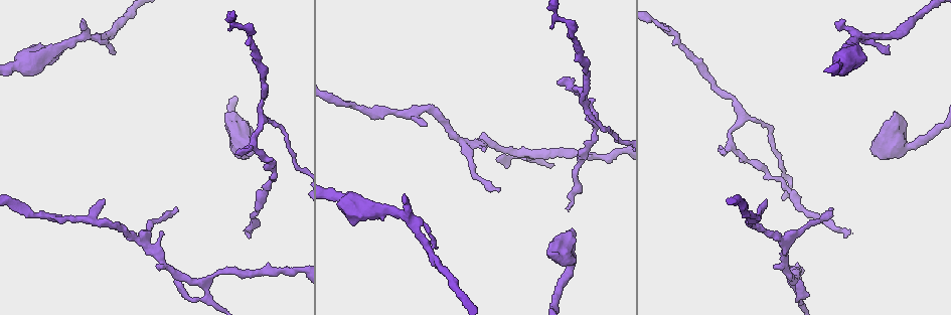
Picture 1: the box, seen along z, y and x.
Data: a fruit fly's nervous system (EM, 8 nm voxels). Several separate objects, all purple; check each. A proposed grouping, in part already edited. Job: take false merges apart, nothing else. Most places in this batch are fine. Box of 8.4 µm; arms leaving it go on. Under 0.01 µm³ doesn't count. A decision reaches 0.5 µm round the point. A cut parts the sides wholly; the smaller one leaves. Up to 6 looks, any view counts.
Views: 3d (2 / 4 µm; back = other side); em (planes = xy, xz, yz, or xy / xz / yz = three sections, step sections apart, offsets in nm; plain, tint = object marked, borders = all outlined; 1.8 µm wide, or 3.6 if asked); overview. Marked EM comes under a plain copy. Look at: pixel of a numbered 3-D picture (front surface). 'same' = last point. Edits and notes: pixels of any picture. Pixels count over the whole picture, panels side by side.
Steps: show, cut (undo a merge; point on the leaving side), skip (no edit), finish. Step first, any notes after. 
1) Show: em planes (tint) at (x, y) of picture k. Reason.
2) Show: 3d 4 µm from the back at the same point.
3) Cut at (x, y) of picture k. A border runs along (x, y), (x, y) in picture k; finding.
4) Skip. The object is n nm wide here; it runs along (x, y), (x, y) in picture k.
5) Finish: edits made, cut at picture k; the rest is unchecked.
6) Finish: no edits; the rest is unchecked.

Show: em xy step 16 (tint) at (901, 145) of picture 1. Branch point.

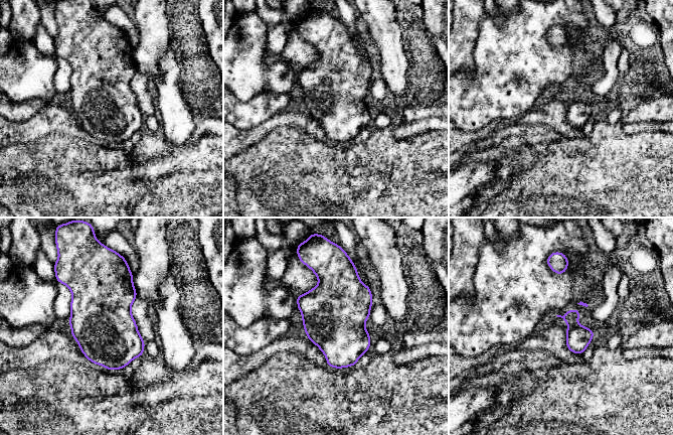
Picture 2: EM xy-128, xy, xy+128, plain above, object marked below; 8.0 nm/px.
Show: em planes (tint) at the same point. Another direction.

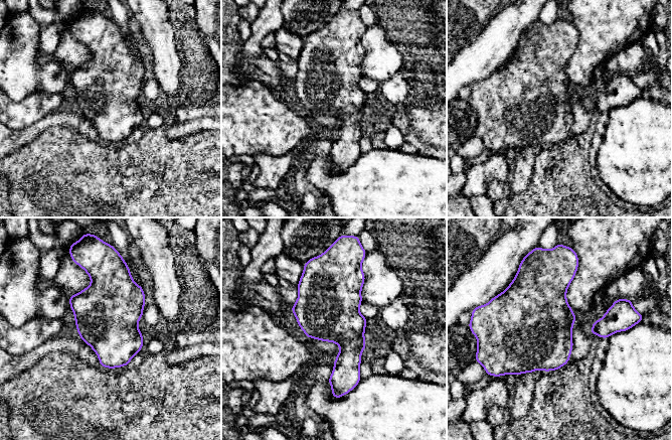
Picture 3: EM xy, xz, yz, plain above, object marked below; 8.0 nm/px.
Skip. The object is 480 nm wide here; continuous, no second neuron.

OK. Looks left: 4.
Show: 3d 4 µm at (271, 178) of picture 1. A narrow waist.

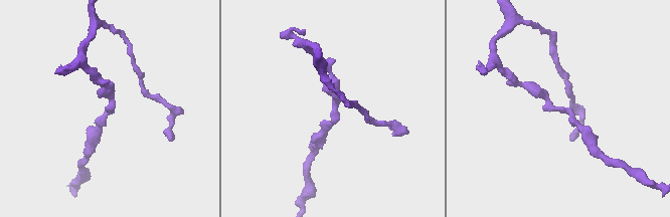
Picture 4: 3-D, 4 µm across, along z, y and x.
Show: em xz step 8 (tint) at (332, 113) of picture 4. Shape alone is not enough.

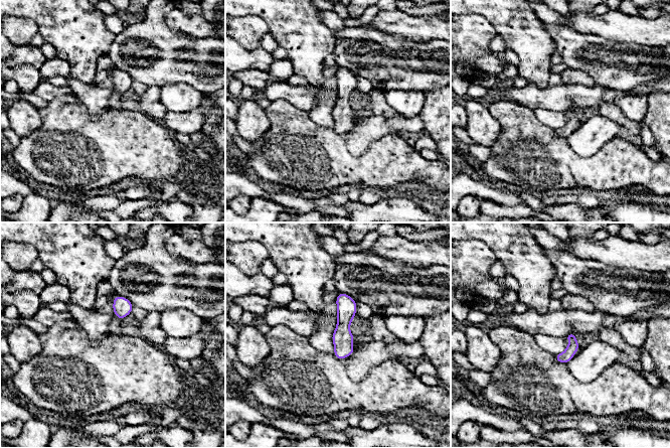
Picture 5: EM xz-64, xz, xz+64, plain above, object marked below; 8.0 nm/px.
Skip. It runs along (342, 295), (343, 328), (340, 356) in picture 5; one neuron here.

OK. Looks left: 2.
Show: em planes (borders) at (232, 23) of picture 1. Thin neck.

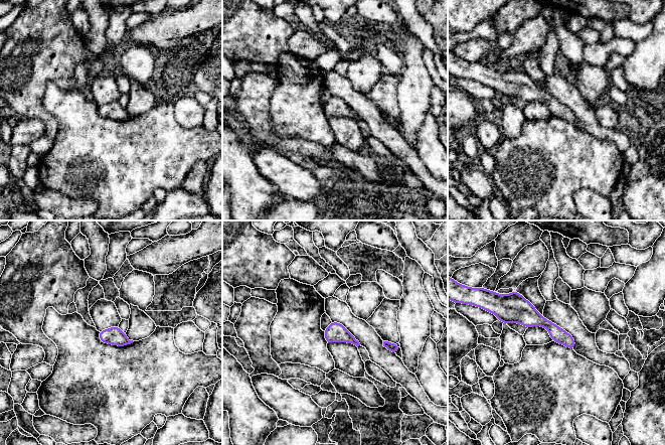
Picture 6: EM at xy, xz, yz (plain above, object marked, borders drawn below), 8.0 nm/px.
Skip. It runs along (502, 318), (538, 319), (572, 345) in picture 6; all the same neuron.

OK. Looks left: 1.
Finish: no edits; the rest is unchecked.

